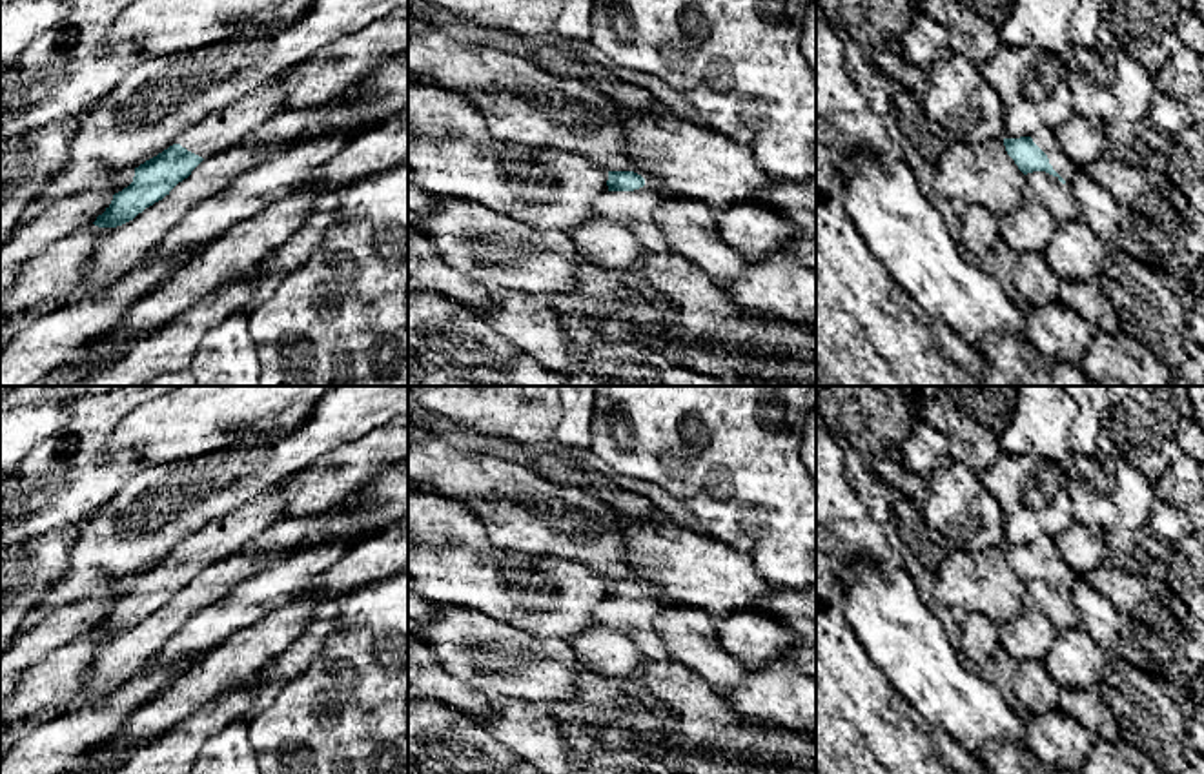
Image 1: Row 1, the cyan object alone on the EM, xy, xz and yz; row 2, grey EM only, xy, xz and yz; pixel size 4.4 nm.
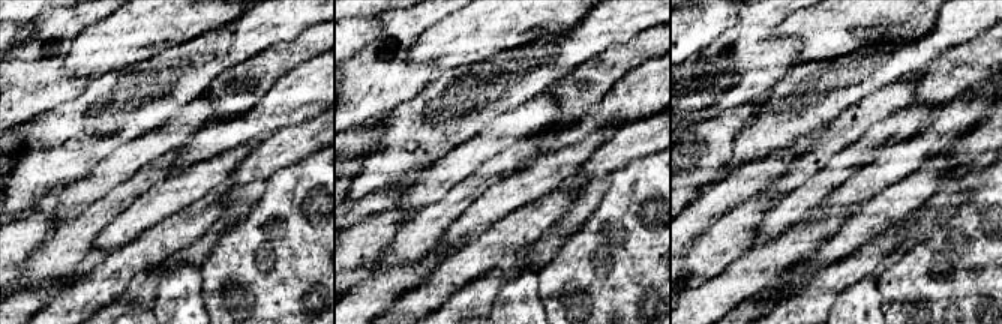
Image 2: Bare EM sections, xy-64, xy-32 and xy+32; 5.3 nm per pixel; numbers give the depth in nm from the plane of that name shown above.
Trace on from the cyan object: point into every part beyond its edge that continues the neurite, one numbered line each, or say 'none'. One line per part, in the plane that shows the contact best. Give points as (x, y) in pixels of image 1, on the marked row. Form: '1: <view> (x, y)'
1: yz (1044, 137)

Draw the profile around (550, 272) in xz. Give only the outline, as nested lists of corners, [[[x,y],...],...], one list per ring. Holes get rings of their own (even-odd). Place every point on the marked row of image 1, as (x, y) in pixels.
[[[443,199],[434,209],[408,217],[408,226],[430,237],[448,266],[488,288],[501,286],[548,299],[576,293],[579,286],[576,271],[585,260],[565,229],[550,235],[466,199]]]

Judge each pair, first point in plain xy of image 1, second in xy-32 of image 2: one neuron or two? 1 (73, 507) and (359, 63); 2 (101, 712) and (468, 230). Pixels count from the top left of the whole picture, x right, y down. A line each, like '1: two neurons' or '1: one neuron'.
1: one neuron
2: two neurons

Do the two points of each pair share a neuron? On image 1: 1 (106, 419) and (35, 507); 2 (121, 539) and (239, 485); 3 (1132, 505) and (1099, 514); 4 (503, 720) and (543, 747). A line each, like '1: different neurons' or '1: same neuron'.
1: same neuron
2: same neuron
3: same neuron
4: same neuron

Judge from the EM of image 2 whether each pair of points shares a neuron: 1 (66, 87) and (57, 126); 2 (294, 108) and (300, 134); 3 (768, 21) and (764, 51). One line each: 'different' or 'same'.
1: different
2: different
3: same

